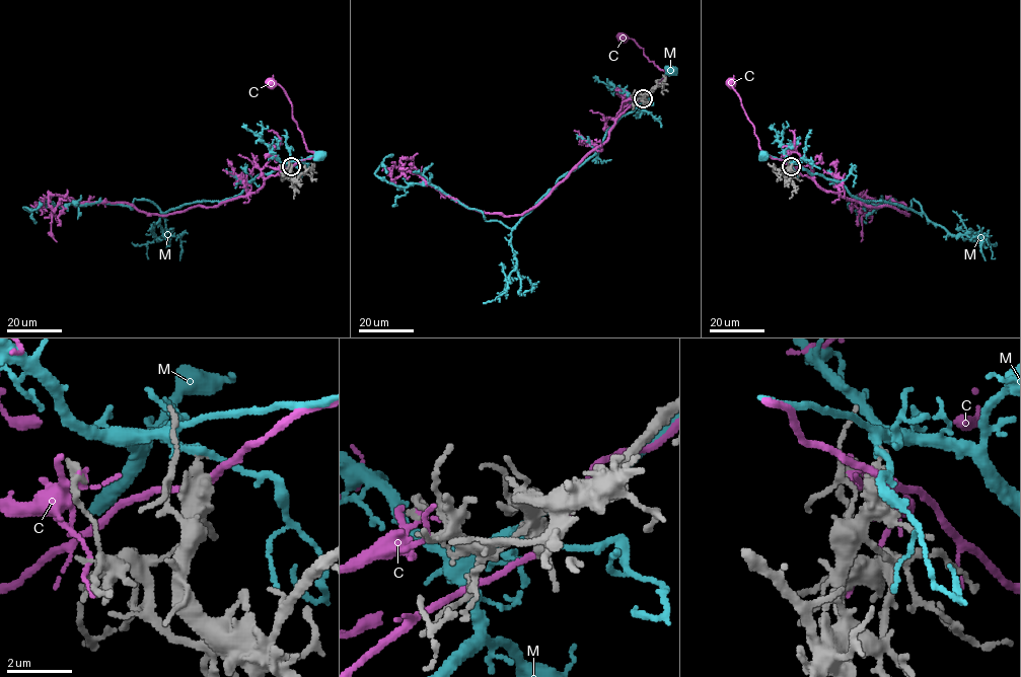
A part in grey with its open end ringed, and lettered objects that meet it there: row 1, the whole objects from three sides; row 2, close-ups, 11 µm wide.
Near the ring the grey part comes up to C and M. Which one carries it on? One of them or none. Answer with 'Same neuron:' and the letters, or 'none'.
Same neuron: none

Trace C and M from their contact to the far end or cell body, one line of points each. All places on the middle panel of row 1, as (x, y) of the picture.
C: (643, 98), (665, 72), (649, 61), (643, 50), (631, 39), (622, 36)
M: (643, 98), (670, 69)

